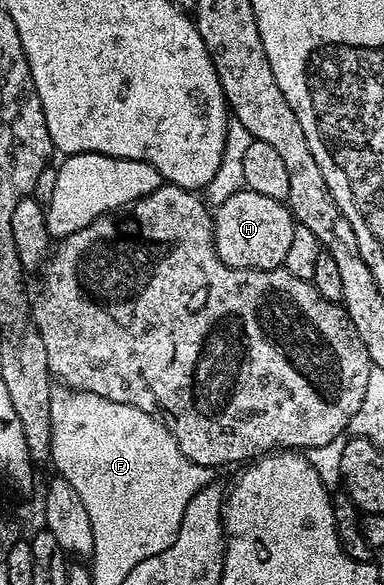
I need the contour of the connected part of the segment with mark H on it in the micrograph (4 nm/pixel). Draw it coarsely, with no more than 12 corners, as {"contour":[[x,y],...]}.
{"contour":[[242,190],[216,205],[227,266],[284,265],[295,221],[282,201]]}

